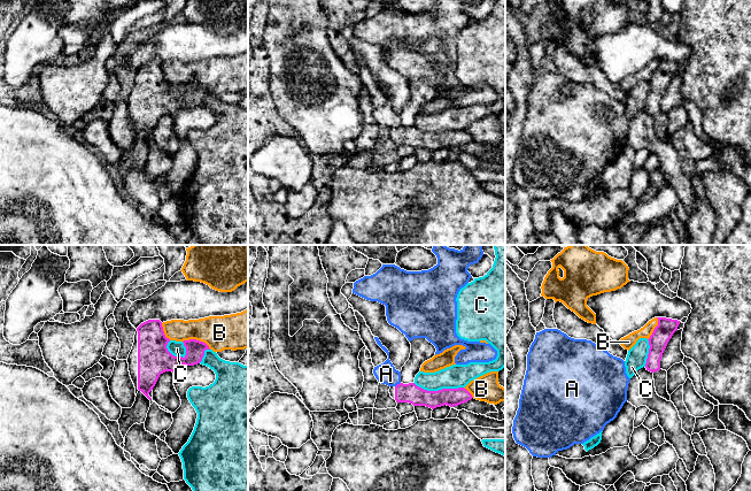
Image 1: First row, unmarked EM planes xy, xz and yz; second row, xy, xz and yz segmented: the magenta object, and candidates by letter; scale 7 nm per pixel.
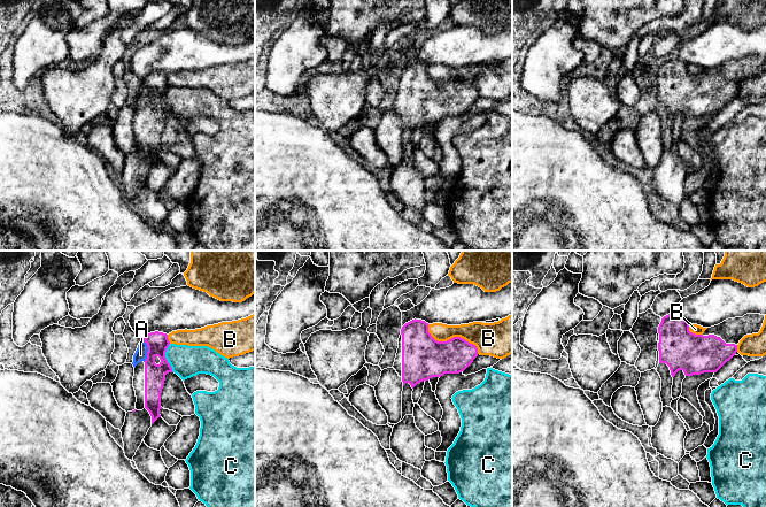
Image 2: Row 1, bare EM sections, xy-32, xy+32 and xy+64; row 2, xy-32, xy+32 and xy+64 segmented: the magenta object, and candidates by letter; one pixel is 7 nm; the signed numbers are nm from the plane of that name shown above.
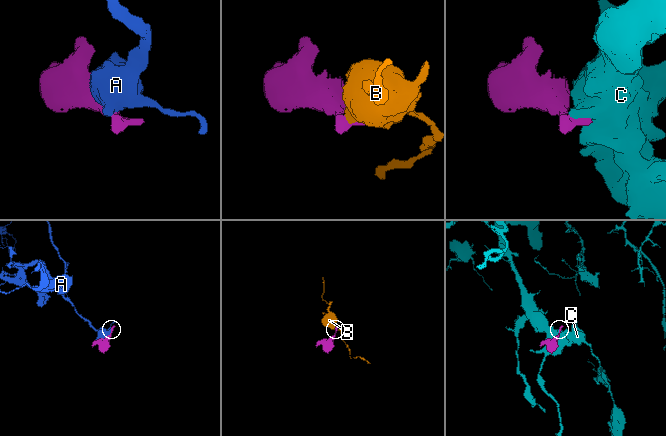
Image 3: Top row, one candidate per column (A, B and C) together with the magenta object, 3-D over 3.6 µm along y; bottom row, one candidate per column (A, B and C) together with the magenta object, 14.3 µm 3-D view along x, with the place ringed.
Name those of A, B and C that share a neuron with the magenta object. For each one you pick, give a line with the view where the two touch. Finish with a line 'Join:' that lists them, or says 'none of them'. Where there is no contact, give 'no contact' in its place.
Join: none of them

